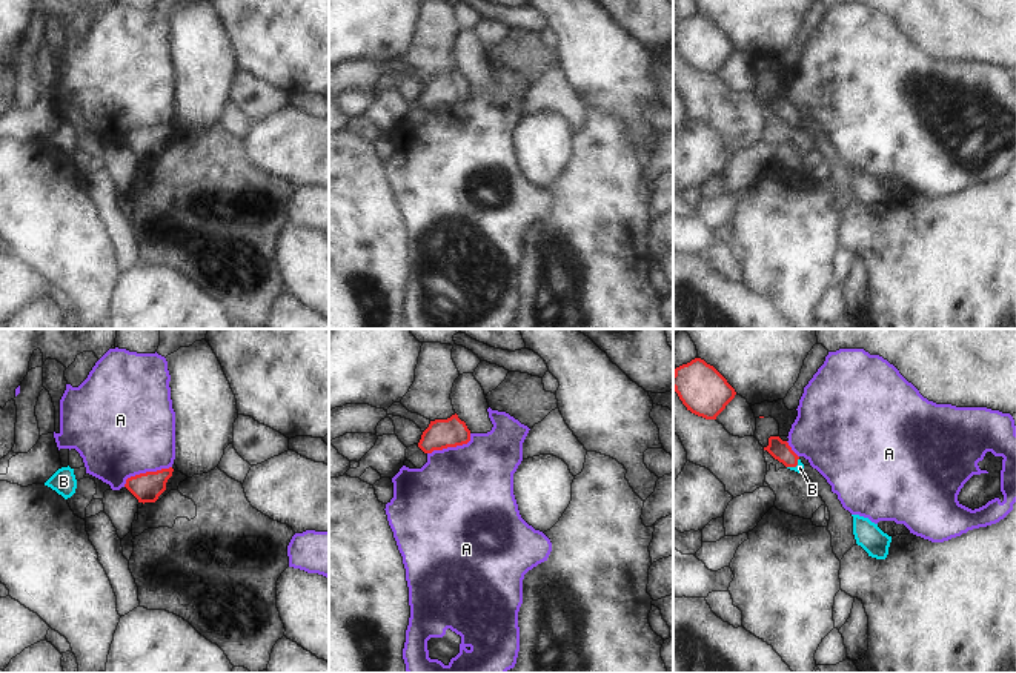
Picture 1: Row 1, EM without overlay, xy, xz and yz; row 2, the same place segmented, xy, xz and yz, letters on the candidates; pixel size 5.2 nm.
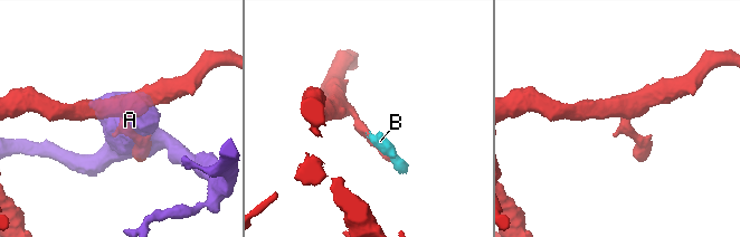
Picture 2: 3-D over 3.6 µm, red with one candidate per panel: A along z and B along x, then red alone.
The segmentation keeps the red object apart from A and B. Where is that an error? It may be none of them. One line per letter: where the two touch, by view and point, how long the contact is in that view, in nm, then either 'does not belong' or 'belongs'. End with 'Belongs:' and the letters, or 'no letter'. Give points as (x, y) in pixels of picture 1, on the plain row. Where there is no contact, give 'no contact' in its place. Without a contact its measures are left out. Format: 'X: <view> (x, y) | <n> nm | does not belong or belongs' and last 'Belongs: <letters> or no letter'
A: xy (146, 128) | 280 nm | does not belong
B: yz (795, 122) | 80 nm | belongs
Belongs: B

